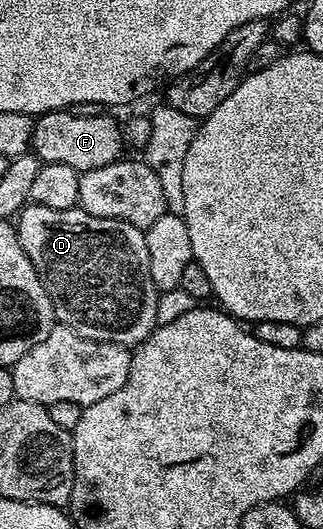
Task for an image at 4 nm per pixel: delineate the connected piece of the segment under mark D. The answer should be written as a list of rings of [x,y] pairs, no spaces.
[[[29,203],[16,217],[20,246],[36,266],[36,274],[54,307],[54,318],[59,325],[71,328],[89,340],[109,344],[137,346],[150,337],[159,323],[160,293],[148,270],[148,242],[143,229],[112,218],[96,218],[83,208],[48,210],[48,206]]]

